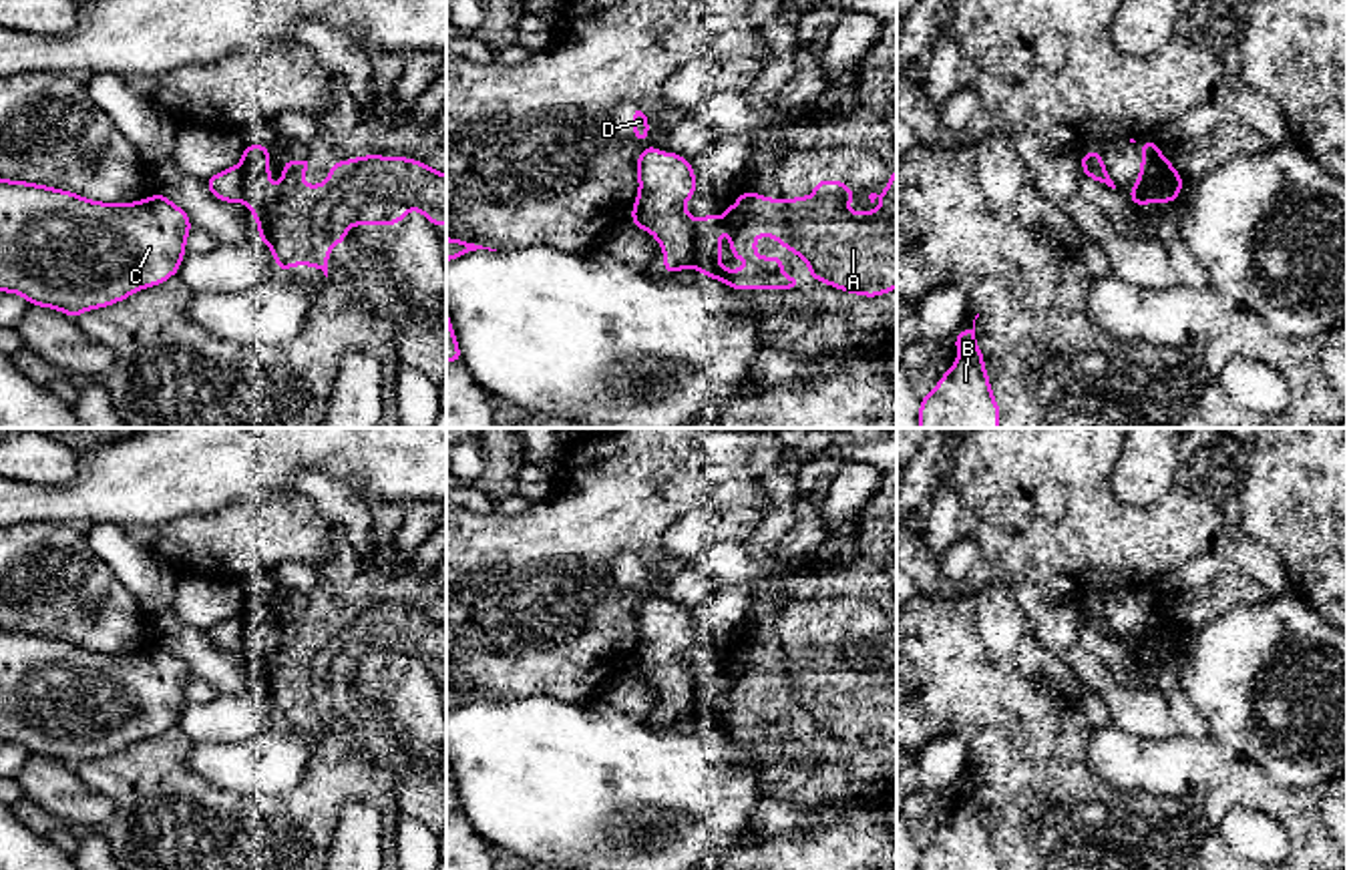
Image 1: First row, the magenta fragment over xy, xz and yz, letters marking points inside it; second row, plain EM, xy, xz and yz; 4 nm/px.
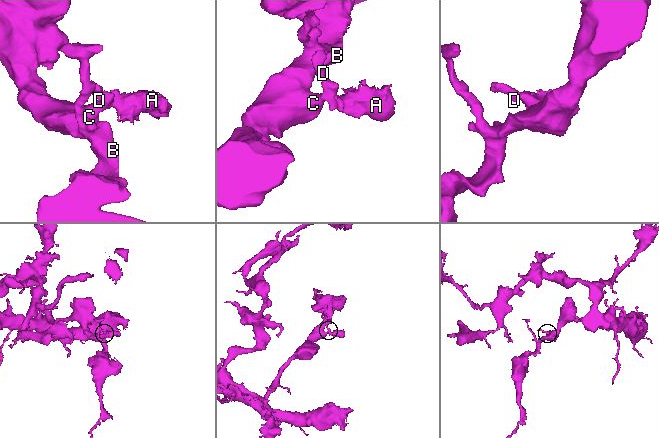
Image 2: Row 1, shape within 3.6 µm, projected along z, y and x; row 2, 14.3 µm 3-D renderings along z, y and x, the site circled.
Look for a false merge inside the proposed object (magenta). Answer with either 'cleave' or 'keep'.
cleave

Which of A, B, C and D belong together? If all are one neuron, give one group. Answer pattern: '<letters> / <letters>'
A / B C D

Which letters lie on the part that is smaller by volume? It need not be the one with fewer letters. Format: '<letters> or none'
A

